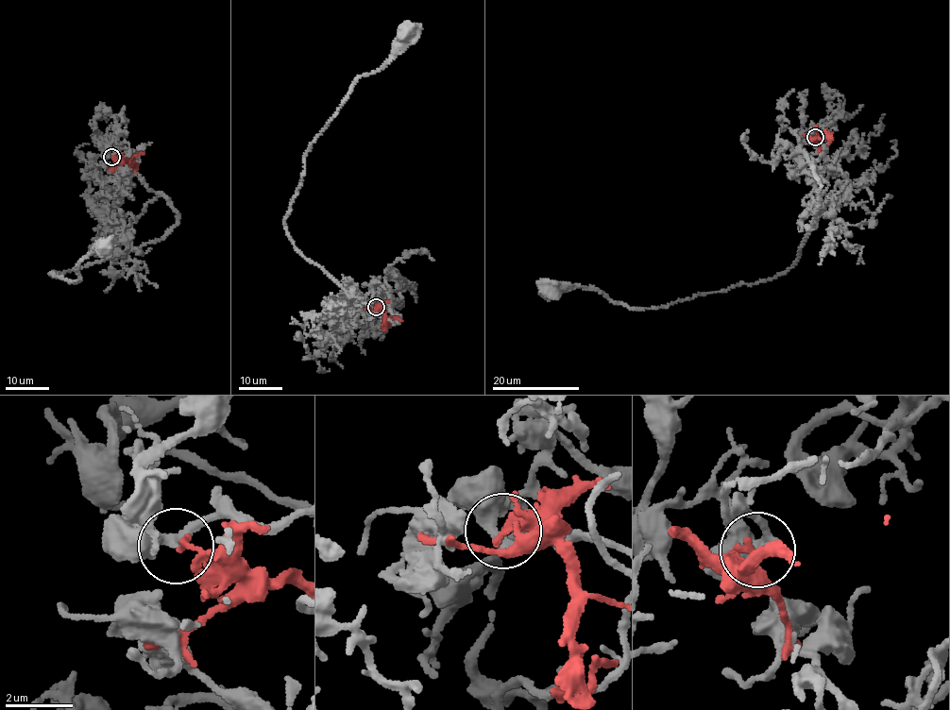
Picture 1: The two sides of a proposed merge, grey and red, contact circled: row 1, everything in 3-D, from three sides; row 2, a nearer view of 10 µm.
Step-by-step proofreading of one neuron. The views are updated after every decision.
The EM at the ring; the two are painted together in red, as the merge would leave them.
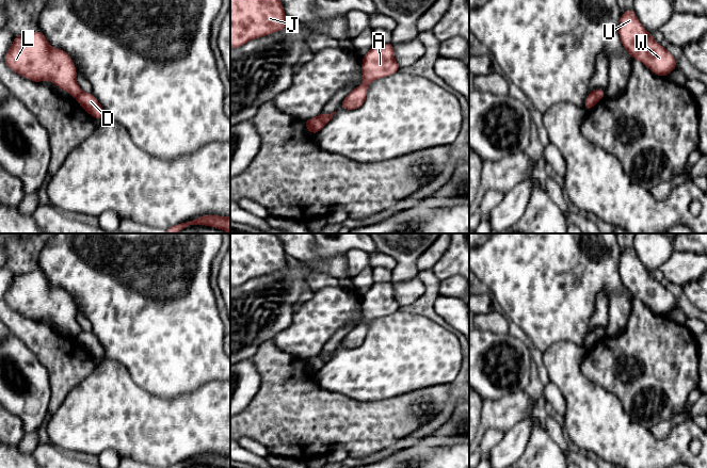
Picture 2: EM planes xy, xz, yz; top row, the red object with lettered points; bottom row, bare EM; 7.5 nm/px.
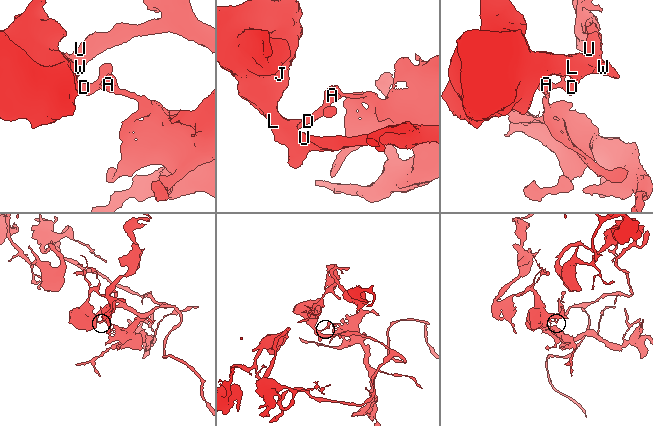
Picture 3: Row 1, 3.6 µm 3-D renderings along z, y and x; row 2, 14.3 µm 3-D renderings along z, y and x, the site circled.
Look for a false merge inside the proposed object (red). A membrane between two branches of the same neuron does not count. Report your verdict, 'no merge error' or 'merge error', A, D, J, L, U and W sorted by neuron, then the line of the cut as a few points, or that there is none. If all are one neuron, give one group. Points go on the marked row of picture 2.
merge error | A D / J L U W | yz (591, 91), (599, 99)

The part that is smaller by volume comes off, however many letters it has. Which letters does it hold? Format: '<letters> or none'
A, D

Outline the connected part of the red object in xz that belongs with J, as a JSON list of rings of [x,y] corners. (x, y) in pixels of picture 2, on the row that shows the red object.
[[[230,0],[230,49],[287,28],[286,13],[280,0]]]

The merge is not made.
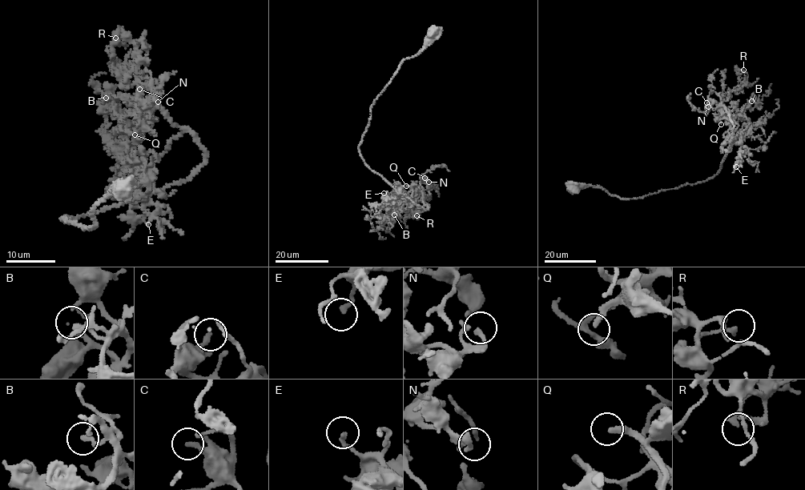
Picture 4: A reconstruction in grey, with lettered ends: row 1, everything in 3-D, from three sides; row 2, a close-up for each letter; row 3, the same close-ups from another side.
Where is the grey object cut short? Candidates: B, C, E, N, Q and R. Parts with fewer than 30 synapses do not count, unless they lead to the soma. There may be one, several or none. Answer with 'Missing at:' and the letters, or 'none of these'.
Missing at: Q

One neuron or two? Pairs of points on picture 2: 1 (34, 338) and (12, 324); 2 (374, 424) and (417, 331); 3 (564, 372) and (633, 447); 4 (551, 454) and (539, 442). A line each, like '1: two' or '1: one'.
1: one
2: two
3: one
4: one

